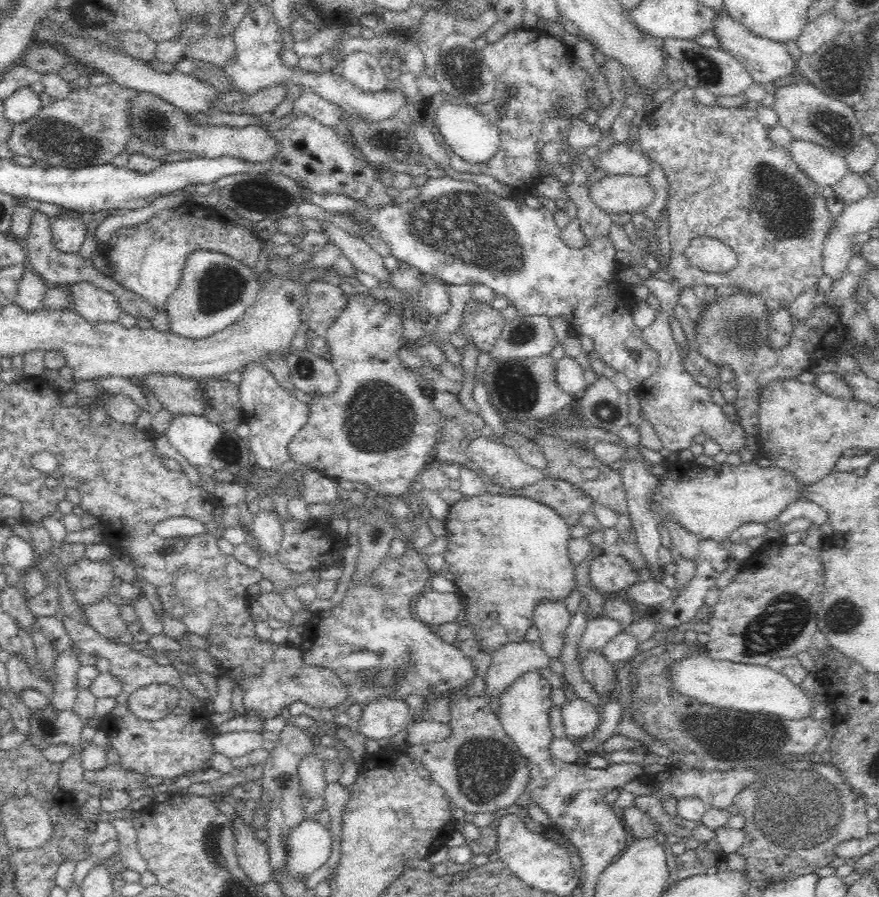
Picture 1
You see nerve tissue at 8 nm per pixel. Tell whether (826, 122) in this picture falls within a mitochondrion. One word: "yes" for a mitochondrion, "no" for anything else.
yes

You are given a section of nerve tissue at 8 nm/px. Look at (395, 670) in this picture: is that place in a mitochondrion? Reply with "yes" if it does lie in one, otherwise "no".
yes

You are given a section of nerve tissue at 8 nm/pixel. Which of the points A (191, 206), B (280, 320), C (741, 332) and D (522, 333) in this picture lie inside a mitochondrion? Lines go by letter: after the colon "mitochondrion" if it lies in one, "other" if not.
A: other
B: other
C: mitochondrion
D: mitochondrion

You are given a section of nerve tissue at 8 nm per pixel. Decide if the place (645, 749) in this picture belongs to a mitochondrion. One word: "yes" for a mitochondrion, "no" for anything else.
no

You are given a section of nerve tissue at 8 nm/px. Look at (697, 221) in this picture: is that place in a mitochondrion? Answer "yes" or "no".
no

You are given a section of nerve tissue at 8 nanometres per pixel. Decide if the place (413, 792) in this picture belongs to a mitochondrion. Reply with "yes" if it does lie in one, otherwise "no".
no

